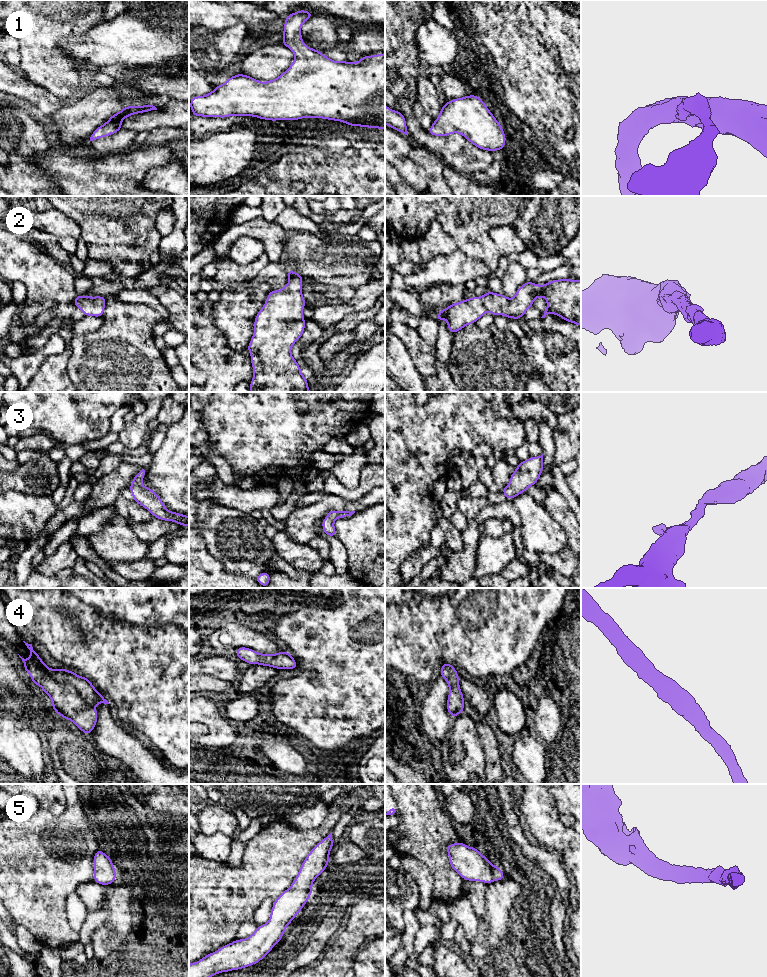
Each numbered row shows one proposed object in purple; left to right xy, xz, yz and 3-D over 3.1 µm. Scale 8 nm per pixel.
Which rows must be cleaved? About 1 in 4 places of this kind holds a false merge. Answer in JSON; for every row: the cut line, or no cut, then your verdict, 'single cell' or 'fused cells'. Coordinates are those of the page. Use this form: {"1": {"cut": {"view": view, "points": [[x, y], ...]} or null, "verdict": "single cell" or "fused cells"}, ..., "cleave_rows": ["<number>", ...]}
{"1": {"cut": null, "verdict": "single cell"}, "2": {"cut": null, "verdict": "single cell"}, "3": {"cut": null, "verdict": "single cell"}, "4": {"cut": null, "verdict": "single cell"}, "5": {"cut": null, "verdict": "single cell"}, "cleave_rows": []}

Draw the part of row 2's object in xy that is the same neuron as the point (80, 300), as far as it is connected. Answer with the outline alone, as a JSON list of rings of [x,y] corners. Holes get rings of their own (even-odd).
[[[81,296],[74,299],[75,307],[78,307],[85,316],[103,317],[105,309],[105,297],[103,296]]]

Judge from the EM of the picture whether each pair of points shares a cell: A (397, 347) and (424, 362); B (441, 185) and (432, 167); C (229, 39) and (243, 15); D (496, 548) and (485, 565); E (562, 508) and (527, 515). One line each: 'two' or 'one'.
A: two
B: one
C: two
D: one
E: two

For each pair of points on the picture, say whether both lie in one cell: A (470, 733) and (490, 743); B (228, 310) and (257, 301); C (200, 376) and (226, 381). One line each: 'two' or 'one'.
A: two
B: one
C: two

